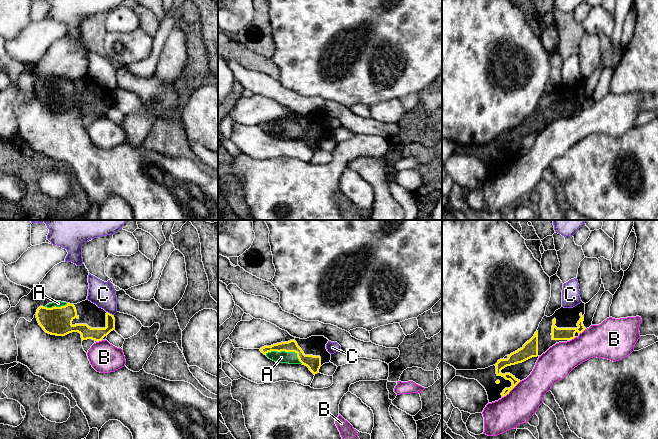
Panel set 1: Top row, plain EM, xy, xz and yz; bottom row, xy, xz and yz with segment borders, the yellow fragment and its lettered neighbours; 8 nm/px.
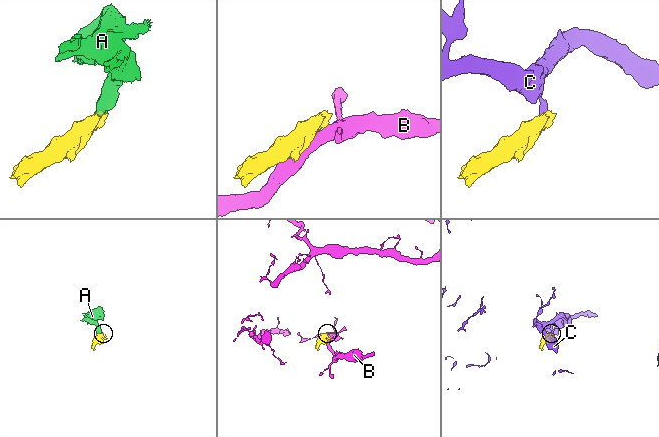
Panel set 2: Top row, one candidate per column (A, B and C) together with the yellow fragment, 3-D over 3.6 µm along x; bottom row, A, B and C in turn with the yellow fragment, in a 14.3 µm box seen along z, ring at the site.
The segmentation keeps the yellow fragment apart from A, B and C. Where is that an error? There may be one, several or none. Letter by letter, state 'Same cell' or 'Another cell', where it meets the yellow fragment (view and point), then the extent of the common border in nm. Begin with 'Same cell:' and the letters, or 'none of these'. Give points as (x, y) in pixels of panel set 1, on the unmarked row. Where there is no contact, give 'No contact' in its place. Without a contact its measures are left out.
Same cell: A
A: Same cell. Touches yellow at xz (285, 127). Shared border 320 nm
B: Another cell. Touches yellow at yz (511, 165). Shared border 200 nm
C: Another cell. Touches yellow at xy (109, 89). Shared border 60 nm

